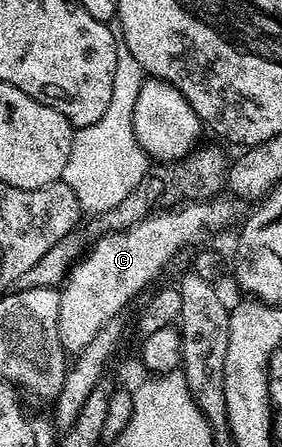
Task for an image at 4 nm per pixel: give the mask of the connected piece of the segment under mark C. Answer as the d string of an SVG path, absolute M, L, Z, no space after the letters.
M213 198L207 202L189 202L173 206L167 210L157 211L140 220L134 226L123 228L120 232L103 233L104 237L81 258L73 263L66 273L64 288L59 289L60 305L58 306L58 334L65 353L77 354L94 339L94 334L105 326L108 319L121 315L124 307L183 250L187 244L192 244L203 232L219 233L227 229L228 224L236 216L236 208L225 198Z

